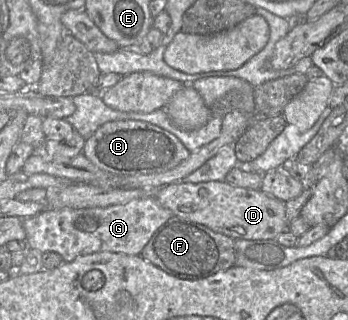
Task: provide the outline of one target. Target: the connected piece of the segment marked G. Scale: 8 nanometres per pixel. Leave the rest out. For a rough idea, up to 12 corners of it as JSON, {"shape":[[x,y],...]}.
{"shape":[[155,196],[44,208],[22,221],[29,248],[65,262],[139,255],[173,213]]}

